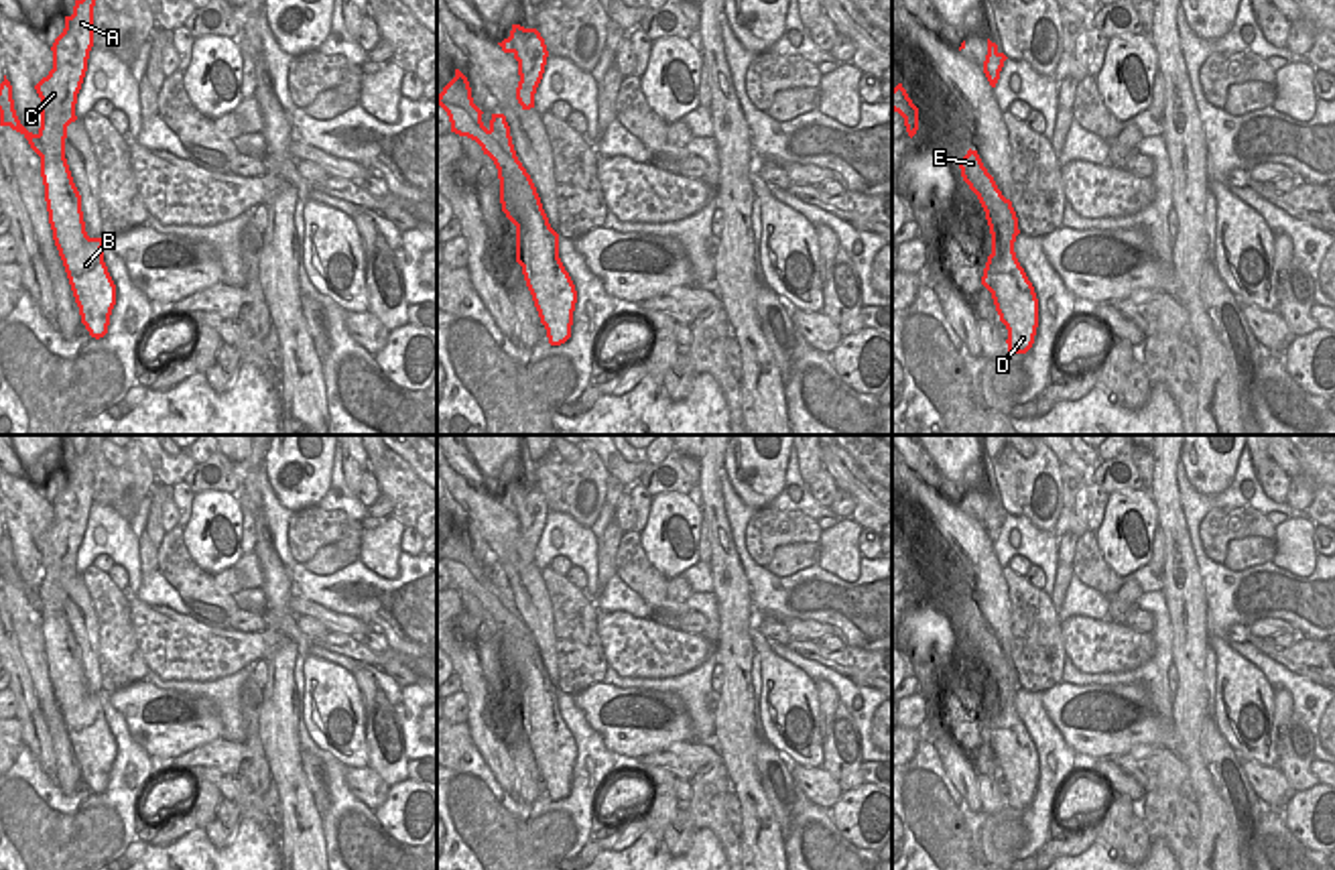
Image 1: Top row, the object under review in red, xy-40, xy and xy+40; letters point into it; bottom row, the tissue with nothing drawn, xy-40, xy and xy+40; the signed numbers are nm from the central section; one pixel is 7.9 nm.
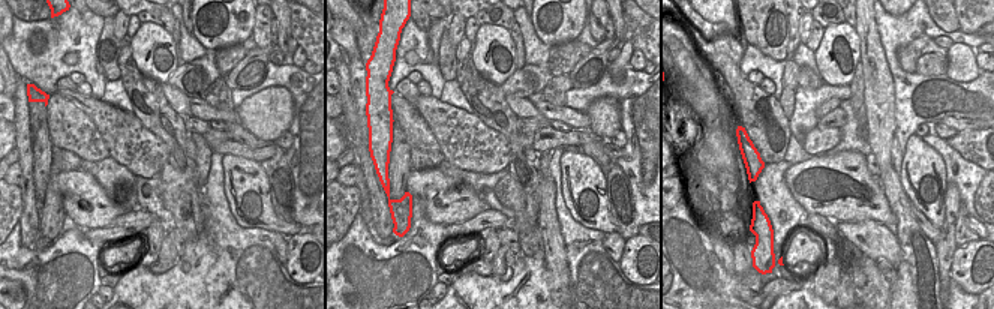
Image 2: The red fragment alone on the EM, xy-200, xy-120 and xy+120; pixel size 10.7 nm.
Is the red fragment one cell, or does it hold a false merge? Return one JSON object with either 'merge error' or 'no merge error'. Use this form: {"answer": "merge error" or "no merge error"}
{"answer": "no merge error"}

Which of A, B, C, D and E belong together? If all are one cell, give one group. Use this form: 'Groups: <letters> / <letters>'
Groups: A B C D E

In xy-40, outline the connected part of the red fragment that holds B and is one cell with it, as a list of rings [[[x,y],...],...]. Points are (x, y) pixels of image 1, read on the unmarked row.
[[[87,435],[85,451],[75,455],[73,470],[65,472],[65,484],[51,502],[53,524],[35,541],[41,553],[41,583],[37,589],[20,579],[6,531],[0,539],[0,581],[20,587],[41,612],[53,695],[79,762],[81,779],[96,795],[108,789],[116,760],[116,740],[104,718],[106,693],[89,693],[85,687],[81,650],[65,614],[65,594],[67,581],[77,575],[77,549],[93,502],[93,461],[104,439],[106,435]]]

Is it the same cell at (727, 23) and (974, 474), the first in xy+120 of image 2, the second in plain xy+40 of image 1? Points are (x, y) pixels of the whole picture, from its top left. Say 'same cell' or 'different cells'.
same cell

